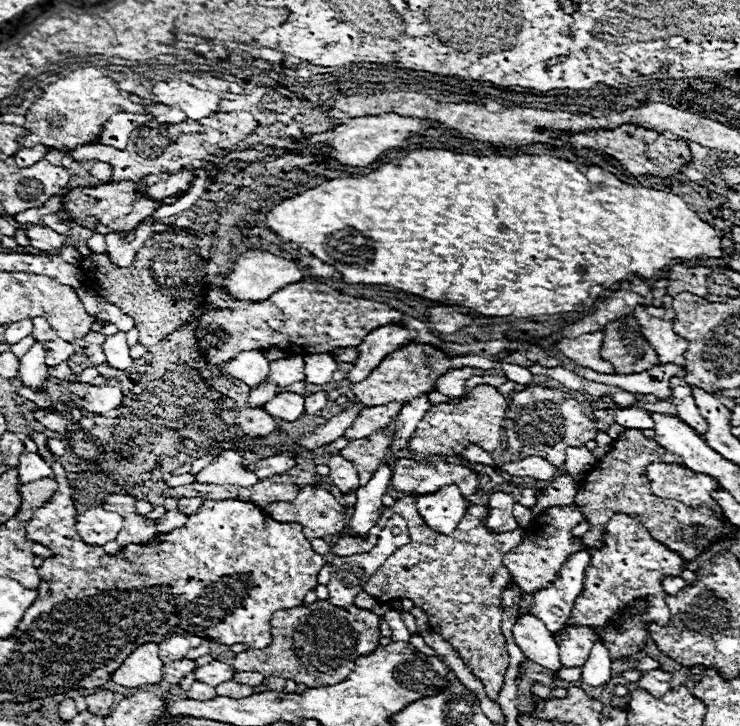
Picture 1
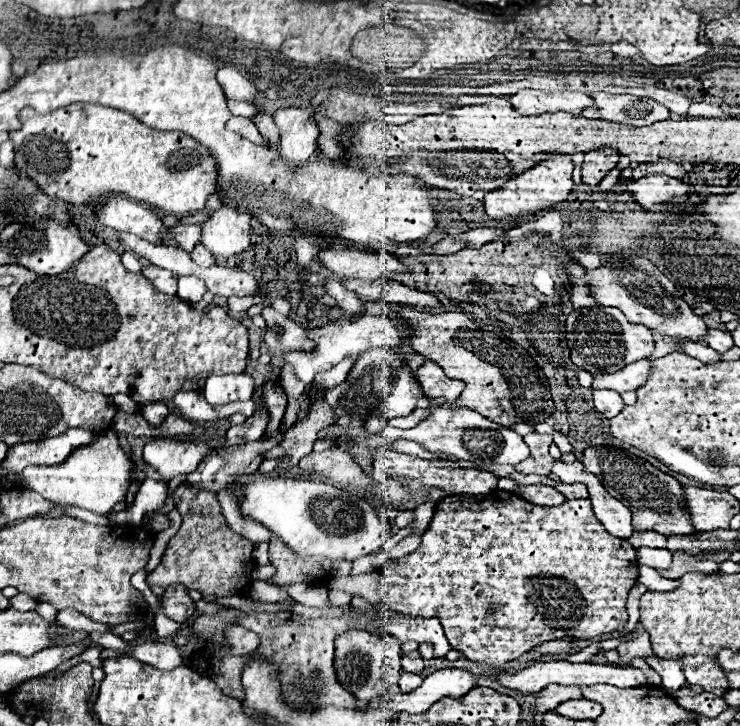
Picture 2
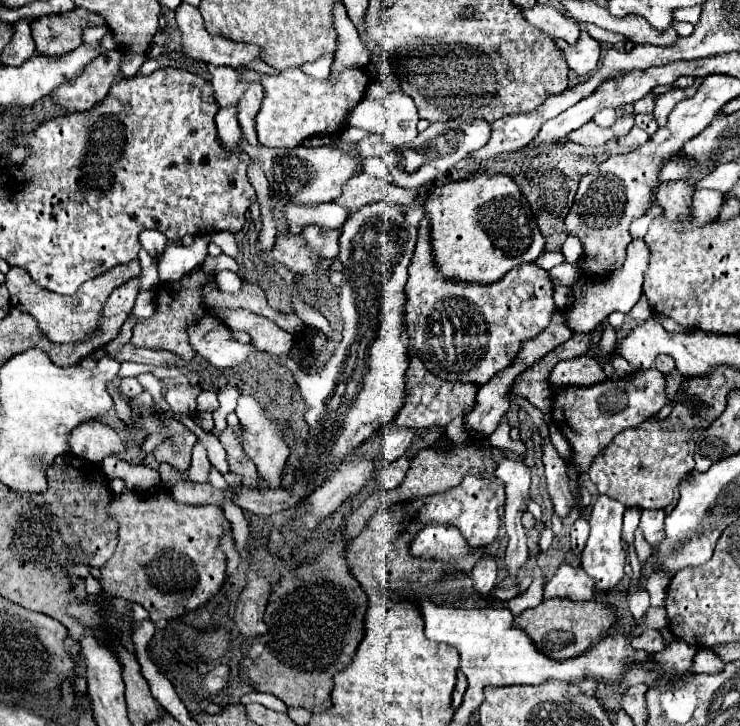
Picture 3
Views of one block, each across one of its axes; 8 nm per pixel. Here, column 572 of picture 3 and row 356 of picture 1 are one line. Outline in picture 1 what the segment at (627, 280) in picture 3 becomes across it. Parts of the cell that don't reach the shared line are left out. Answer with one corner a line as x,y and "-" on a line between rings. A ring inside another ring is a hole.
318,354
304,356
304,376
308,384
328,384
332,382
332,374
336,370
338,366
332,356
318,356

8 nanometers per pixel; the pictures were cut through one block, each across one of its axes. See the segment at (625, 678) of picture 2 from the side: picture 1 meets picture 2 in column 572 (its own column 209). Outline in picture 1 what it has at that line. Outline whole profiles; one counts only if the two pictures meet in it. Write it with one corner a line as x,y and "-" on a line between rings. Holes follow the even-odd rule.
214,660
214,662
206,664
206,666
196,668
196,670
194,670
194,676
196,676
196,680
200,680
200,682
204,682
204,684
218,686
218,684
222,684
222,682
232,680
234,670
232,670
230,664
224,664
224,662
220,662
220,660

